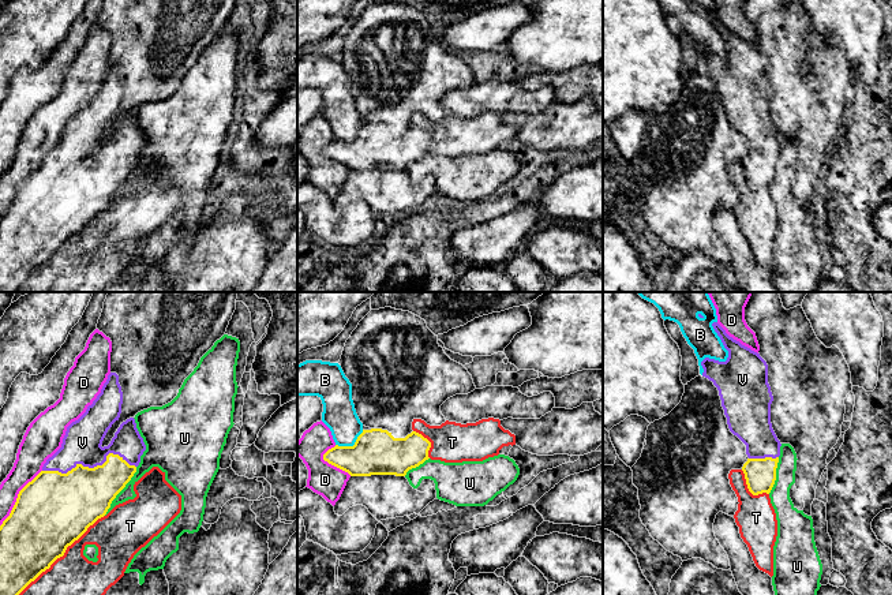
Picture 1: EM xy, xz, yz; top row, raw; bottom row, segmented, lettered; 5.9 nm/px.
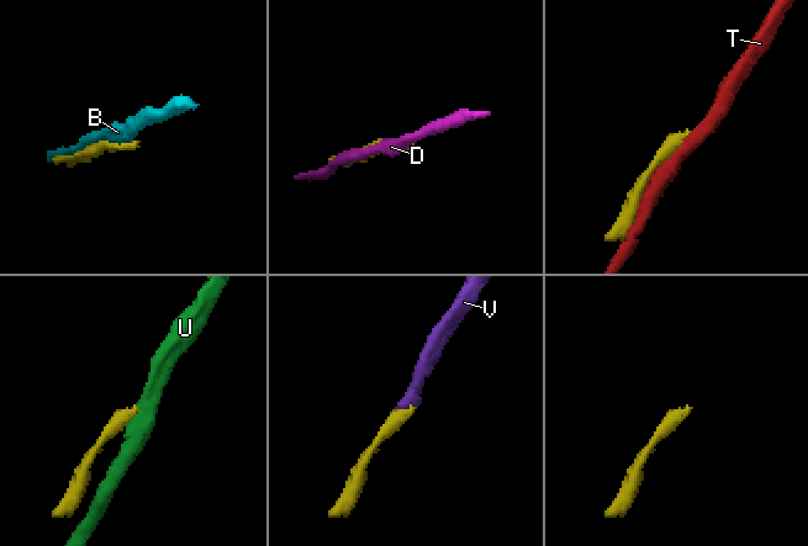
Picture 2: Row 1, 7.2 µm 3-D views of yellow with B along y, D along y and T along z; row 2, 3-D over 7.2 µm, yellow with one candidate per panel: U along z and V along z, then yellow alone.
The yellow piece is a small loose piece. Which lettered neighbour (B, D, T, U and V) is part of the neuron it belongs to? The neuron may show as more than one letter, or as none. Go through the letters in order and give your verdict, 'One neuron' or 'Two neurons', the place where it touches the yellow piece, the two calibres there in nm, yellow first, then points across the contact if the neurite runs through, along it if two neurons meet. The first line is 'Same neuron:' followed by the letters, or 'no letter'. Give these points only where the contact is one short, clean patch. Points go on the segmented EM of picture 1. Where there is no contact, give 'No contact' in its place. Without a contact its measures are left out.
Same neuron: V
B: Two neurons. Touches yellow at xz (351, 446). Thickness 280 nm (yellow) against 190 nm
D: Two neurons. Touches yellow at xy (17, 498). Thickness 440 nm (yellow) against 170 nm
T: Two neurons. Touches yellow at xy (62, 556). Thickness 420 nm (yellow) against 240 nm
U: Two neurons. Touches yellow at xy (120, 490). Thickness 340 nm (yellow) against 100 nm
V: One neuron. Touches yellow at xy (90, 468). Thickness 360 nm (yellow) against 220 nm

